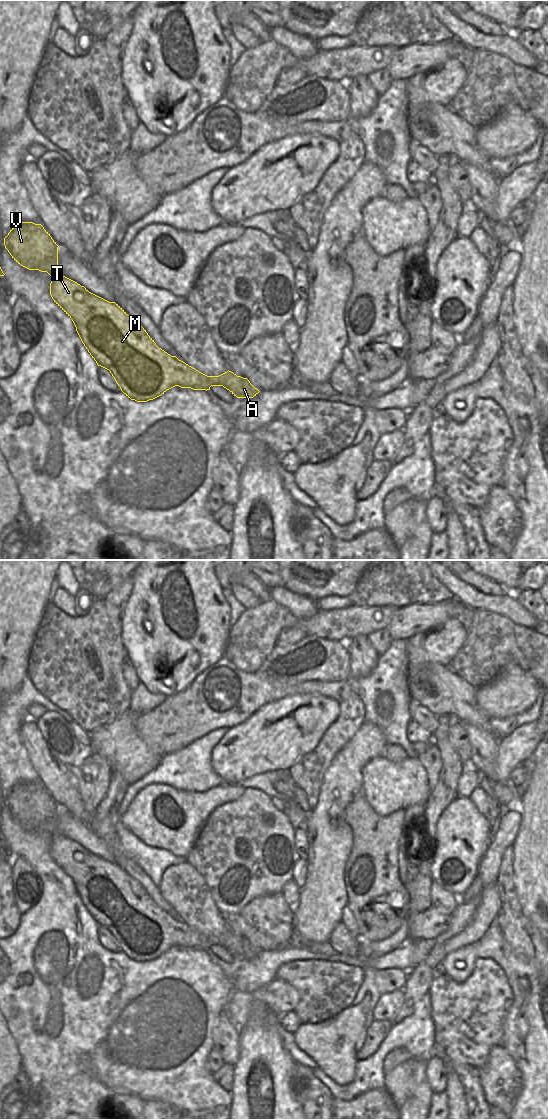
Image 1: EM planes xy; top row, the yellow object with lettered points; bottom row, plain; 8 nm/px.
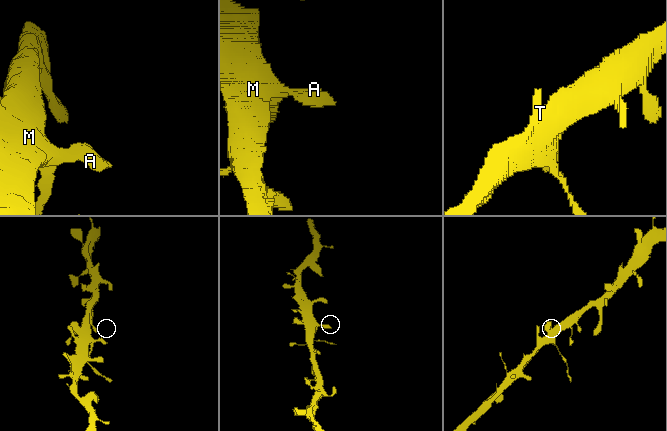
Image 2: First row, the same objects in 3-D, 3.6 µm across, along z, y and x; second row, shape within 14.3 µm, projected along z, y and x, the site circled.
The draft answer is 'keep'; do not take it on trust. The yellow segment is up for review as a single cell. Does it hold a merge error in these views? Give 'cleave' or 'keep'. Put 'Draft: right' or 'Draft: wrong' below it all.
keep
Draft: right

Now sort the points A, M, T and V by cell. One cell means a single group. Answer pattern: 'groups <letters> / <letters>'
groups A M T V

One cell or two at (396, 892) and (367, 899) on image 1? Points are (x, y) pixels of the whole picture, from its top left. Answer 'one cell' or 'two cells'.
one cell

